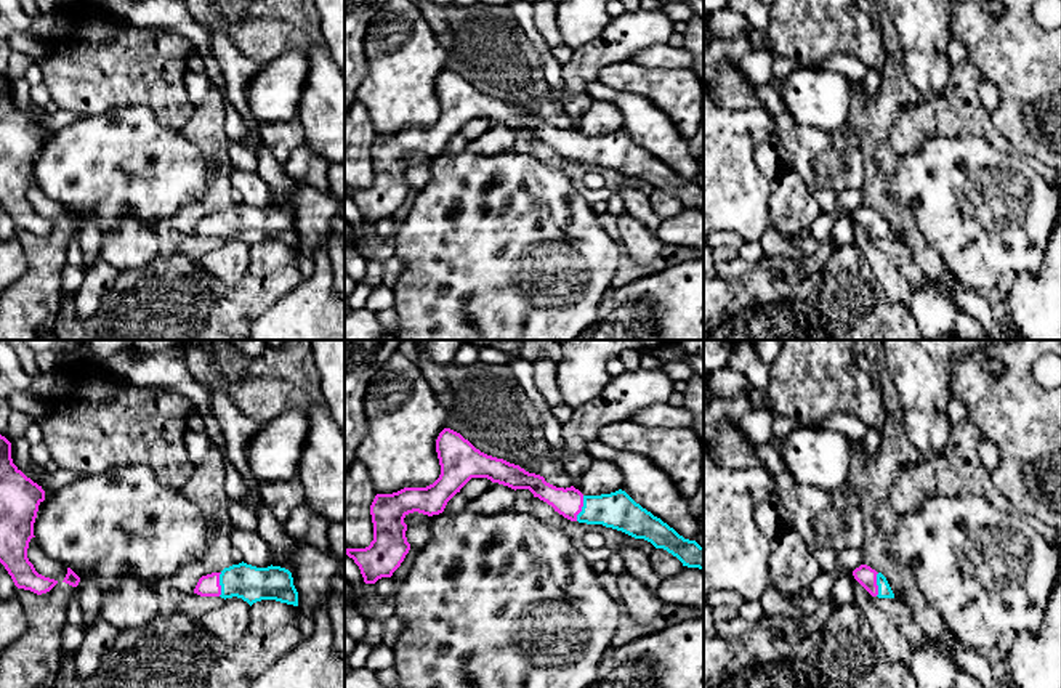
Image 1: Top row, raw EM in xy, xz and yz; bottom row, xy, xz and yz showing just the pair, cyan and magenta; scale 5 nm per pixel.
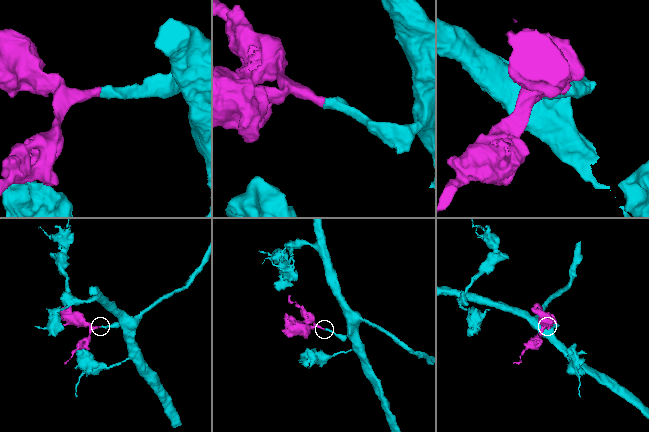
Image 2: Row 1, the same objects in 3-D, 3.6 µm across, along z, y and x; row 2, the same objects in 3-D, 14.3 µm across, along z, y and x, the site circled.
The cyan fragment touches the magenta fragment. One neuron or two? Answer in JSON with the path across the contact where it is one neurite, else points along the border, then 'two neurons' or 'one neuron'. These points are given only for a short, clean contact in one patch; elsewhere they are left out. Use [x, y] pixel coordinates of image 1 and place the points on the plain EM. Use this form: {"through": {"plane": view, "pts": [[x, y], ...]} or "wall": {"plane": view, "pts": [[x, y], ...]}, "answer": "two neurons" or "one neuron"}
{"through": {"plane": "xz", "pts": [[617, 151], [582, 149], [568, 143]]}, "answer": "one neuron"}

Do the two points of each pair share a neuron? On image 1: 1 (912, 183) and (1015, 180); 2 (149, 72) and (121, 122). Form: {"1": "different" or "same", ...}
{"1": "same", "2": "different"}

